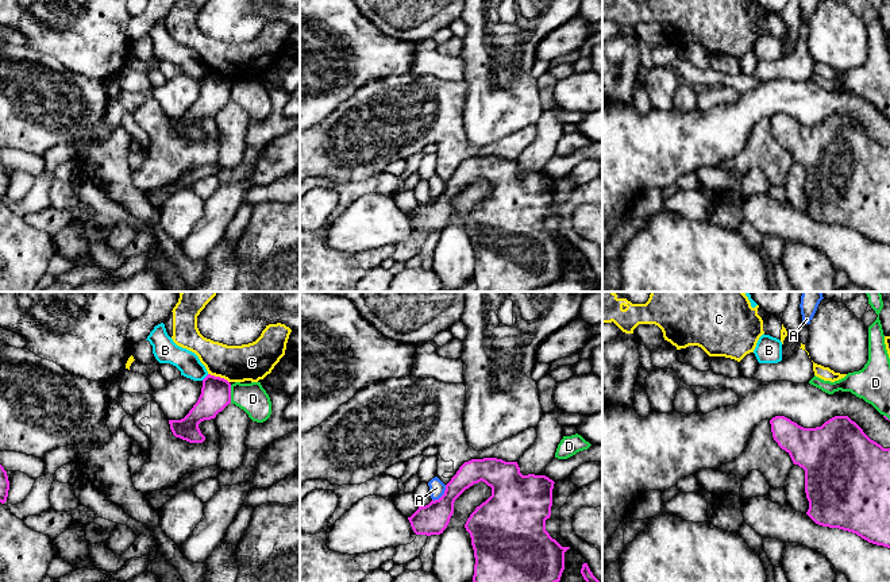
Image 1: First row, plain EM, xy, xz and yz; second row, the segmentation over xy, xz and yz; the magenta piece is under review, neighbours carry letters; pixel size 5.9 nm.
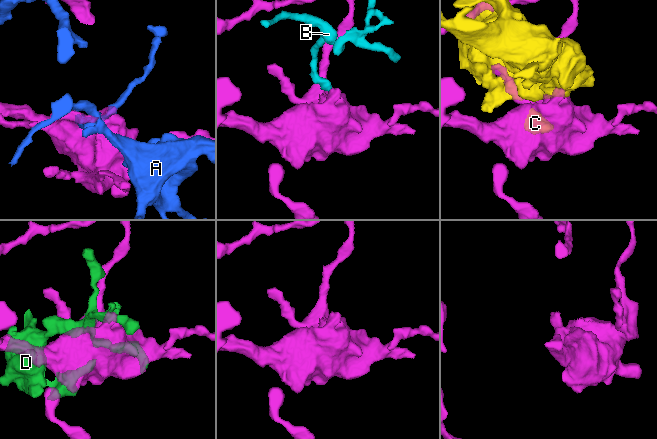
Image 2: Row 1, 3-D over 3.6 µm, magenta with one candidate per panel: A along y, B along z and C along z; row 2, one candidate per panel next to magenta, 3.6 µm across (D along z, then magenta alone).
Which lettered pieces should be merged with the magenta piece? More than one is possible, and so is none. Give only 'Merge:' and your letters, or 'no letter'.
Merge: no letter

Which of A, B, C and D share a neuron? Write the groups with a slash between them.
A / B / C / D

